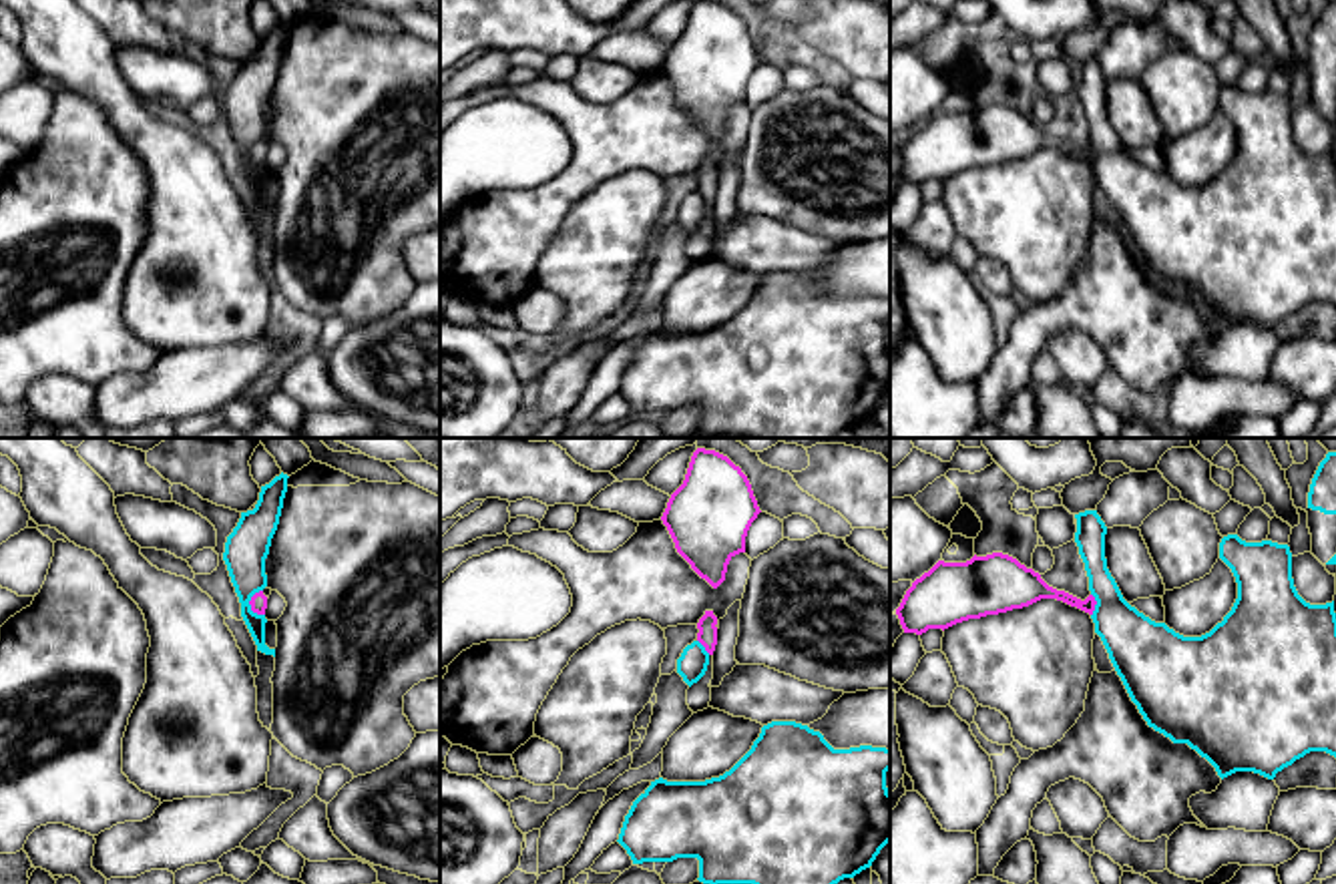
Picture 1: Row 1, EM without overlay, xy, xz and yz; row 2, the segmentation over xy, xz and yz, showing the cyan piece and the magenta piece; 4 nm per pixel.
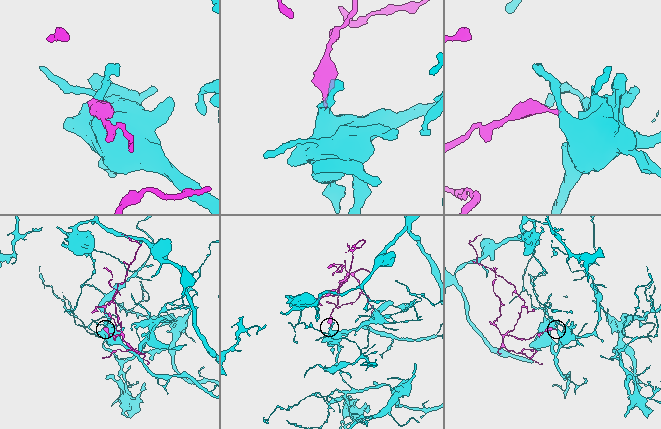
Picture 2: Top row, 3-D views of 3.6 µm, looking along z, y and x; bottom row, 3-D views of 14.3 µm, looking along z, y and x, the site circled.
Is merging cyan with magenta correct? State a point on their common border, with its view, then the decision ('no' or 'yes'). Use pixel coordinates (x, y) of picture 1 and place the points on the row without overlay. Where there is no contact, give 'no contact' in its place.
xy (250, 149) | no

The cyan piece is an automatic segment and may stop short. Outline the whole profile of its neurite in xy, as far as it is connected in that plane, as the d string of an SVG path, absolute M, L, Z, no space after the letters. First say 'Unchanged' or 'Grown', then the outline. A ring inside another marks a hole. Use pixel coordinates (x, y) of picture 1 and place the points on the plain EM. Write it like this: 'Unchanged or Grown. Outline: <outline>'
Unchanged. Outline: M287 24L275 26L261 36L253 60L241 62L233 82L227 86L223 110L241 153L241 167L257 195L257 201L275 207L275 199L265 195L265 165L251 161L251 147L267 137L265 108L271 88L277 80L283 48L287 42Z

